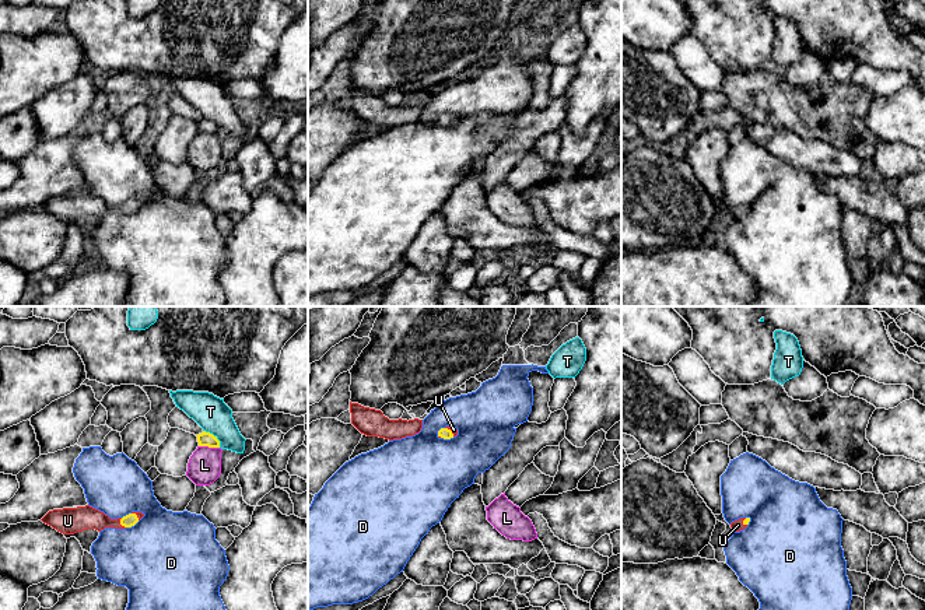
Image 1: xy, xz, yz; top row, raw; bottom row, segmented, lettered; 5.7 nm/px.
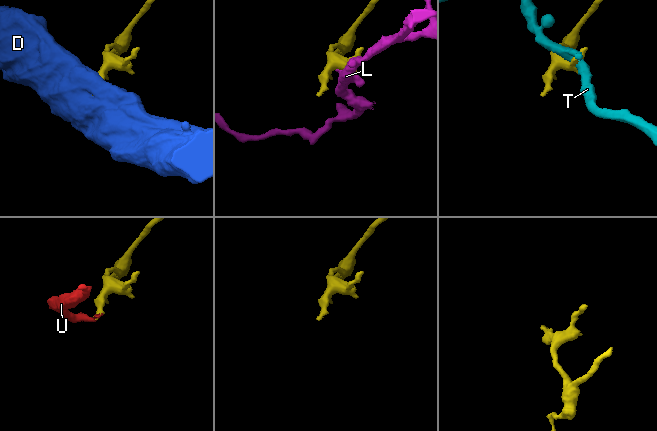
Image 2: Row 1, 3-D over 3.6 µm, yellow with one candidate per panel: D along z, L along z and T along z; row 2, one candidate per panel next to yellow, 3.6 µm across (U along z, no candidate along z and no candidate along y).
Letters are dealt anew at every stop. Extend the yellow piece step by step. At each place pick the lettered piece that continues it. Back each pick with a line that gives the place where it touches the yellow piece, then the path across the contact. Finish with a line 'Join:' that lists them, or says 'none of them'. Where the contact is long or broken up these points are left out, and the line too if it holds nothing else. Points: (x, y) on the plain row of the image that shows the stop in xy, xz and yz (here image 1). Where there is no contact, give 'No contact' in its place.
U: Touches yellow at xy (121, 210). Path across: xy (130, 206), (121, 210), (81, 204)
Join: U

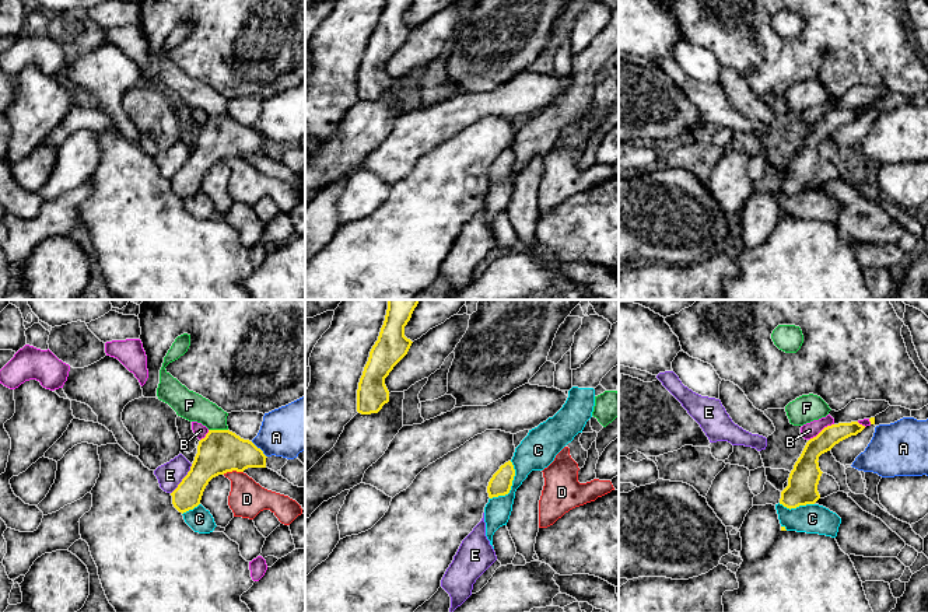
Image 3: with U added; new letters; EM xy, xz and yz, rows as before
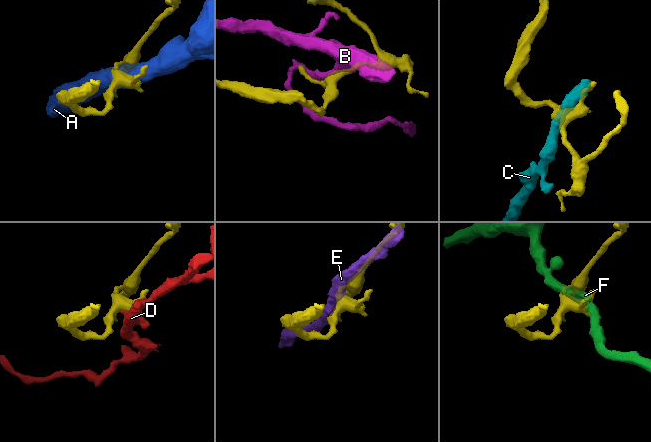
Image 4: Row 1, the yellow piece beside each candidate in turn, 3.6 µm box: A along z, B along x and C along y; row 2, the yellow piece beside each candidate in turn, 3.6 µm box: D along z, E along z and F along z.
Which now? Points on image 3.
Join: none of them

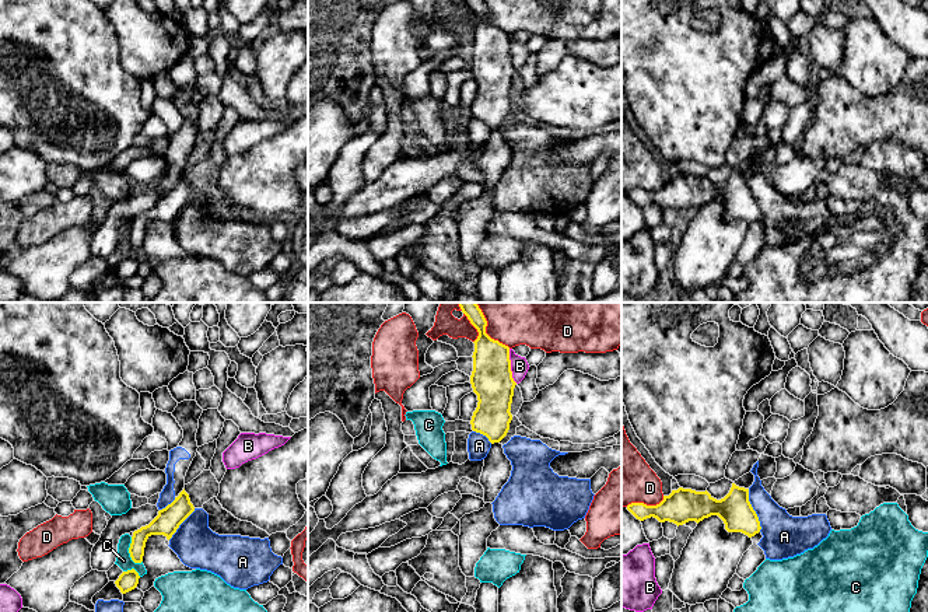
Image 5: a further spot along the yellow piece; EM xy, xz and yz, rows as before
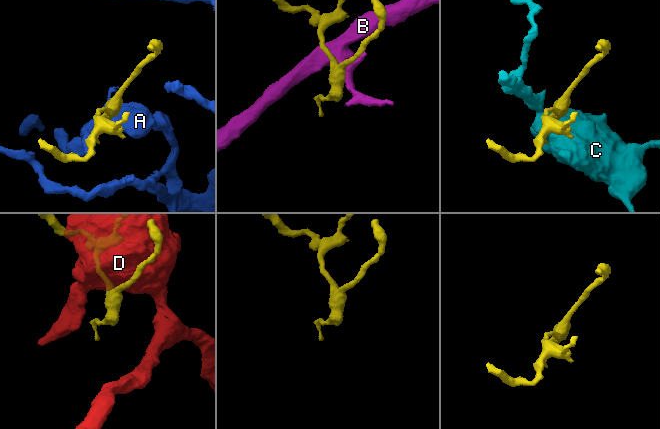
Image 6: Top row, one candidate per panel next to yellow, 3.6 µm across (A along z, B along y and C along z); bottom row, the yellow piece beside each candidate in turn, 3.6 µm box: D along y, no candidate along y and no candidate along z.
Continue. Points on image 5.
Join: none of them

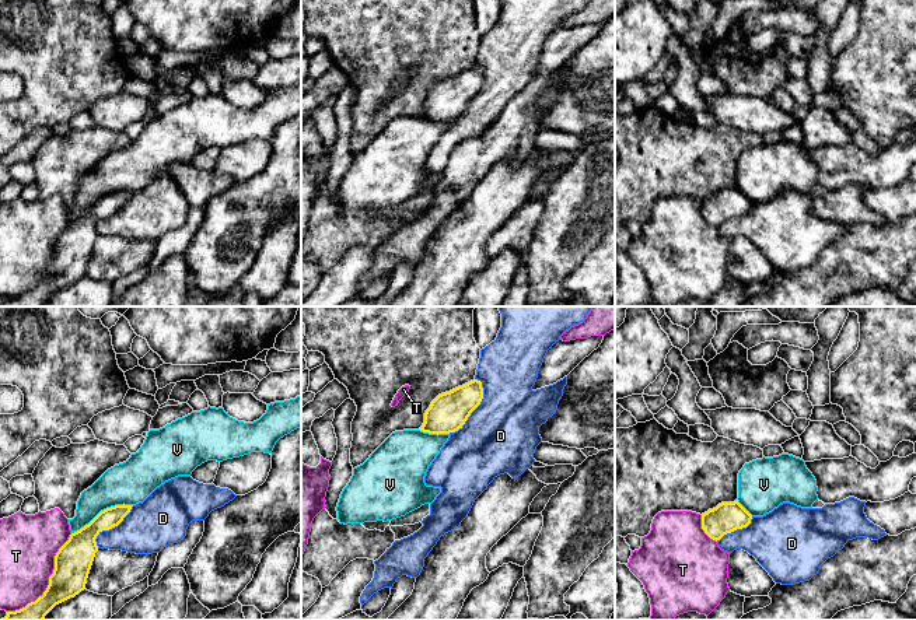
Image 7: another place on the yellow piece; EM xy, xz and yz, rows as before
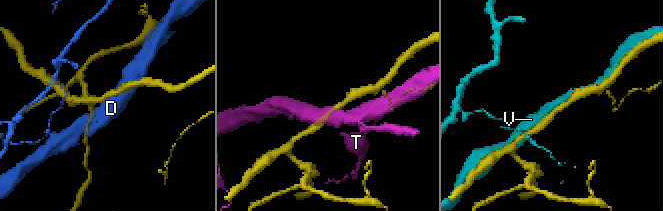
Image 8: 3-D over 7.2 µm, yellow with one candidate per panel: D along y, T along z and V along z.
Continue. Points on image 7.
V: Touches yellow at xy (101, 198)
Join: V

